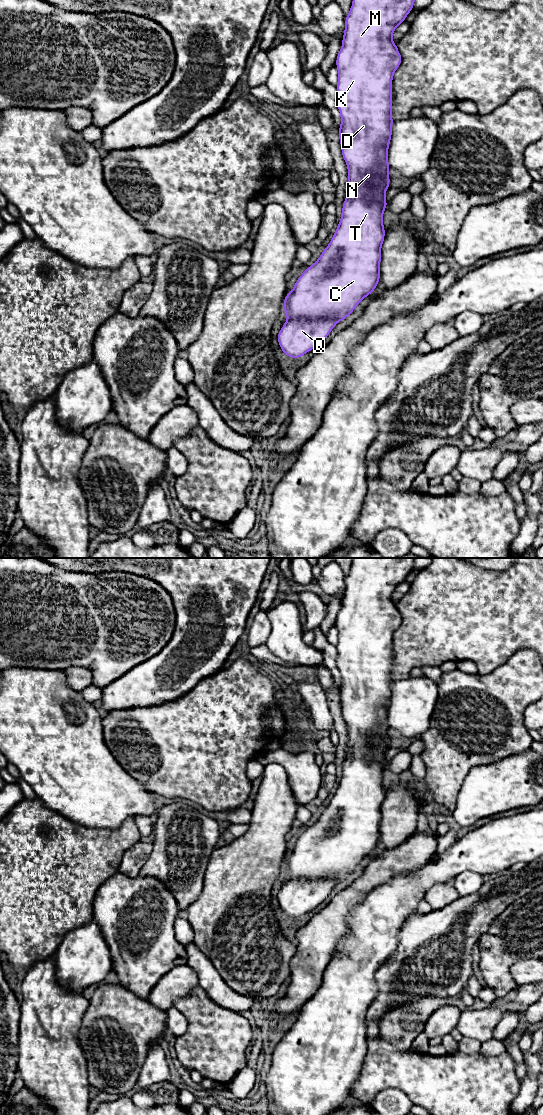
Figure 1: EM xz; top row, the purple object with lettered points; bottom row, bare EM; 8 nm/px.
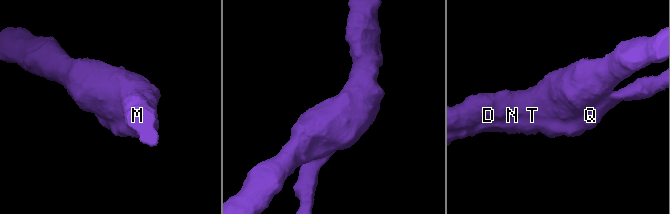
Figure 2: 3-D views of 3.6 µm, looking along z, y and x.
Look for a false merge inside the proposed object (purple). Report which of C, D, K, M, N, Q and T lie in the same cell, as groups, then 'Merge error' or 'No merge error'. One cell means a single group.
Groups: C D K M N Q T. No merge error

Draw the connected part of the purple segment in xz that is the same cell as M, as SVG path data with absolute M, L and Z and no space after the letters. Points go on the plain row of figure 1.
M353 558L352 566L345 578L342 607L336 617L338 629L337 667L341 686L338 688L342 717L348 729L346 759L342 766L341 780L329 805L318 820L299 836L293 850L282 862L282 872L288 879L277 894L277 901L283 913L298 919L320 905L339 881L355 870L357 865L372 854L380 841L381 808L386 789L383 786L383 772L388 766L385 753L390 747L388 709L392 697L392 640L401 625L402 616L392 601L395 589L405 581L412 571L416 558Z

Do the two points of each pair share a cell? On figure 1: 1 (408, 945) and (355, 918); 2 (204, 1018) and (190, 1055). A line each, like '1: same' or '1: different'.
1: different
2: same

